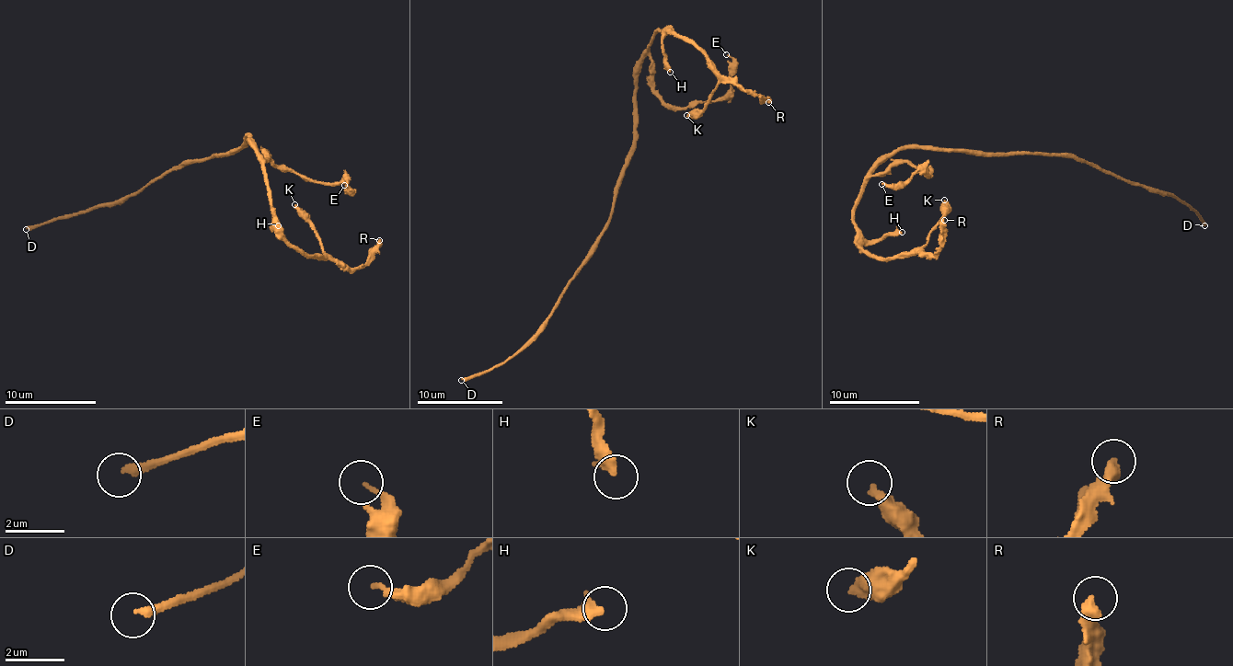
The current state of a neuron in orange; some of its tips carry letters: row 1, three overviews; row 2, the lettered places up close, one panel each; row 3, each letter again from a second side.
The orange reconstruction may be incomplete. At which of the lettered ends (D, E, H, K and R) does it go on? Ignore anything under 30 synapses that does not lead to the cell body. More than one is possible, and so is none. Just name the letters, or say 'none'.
D

